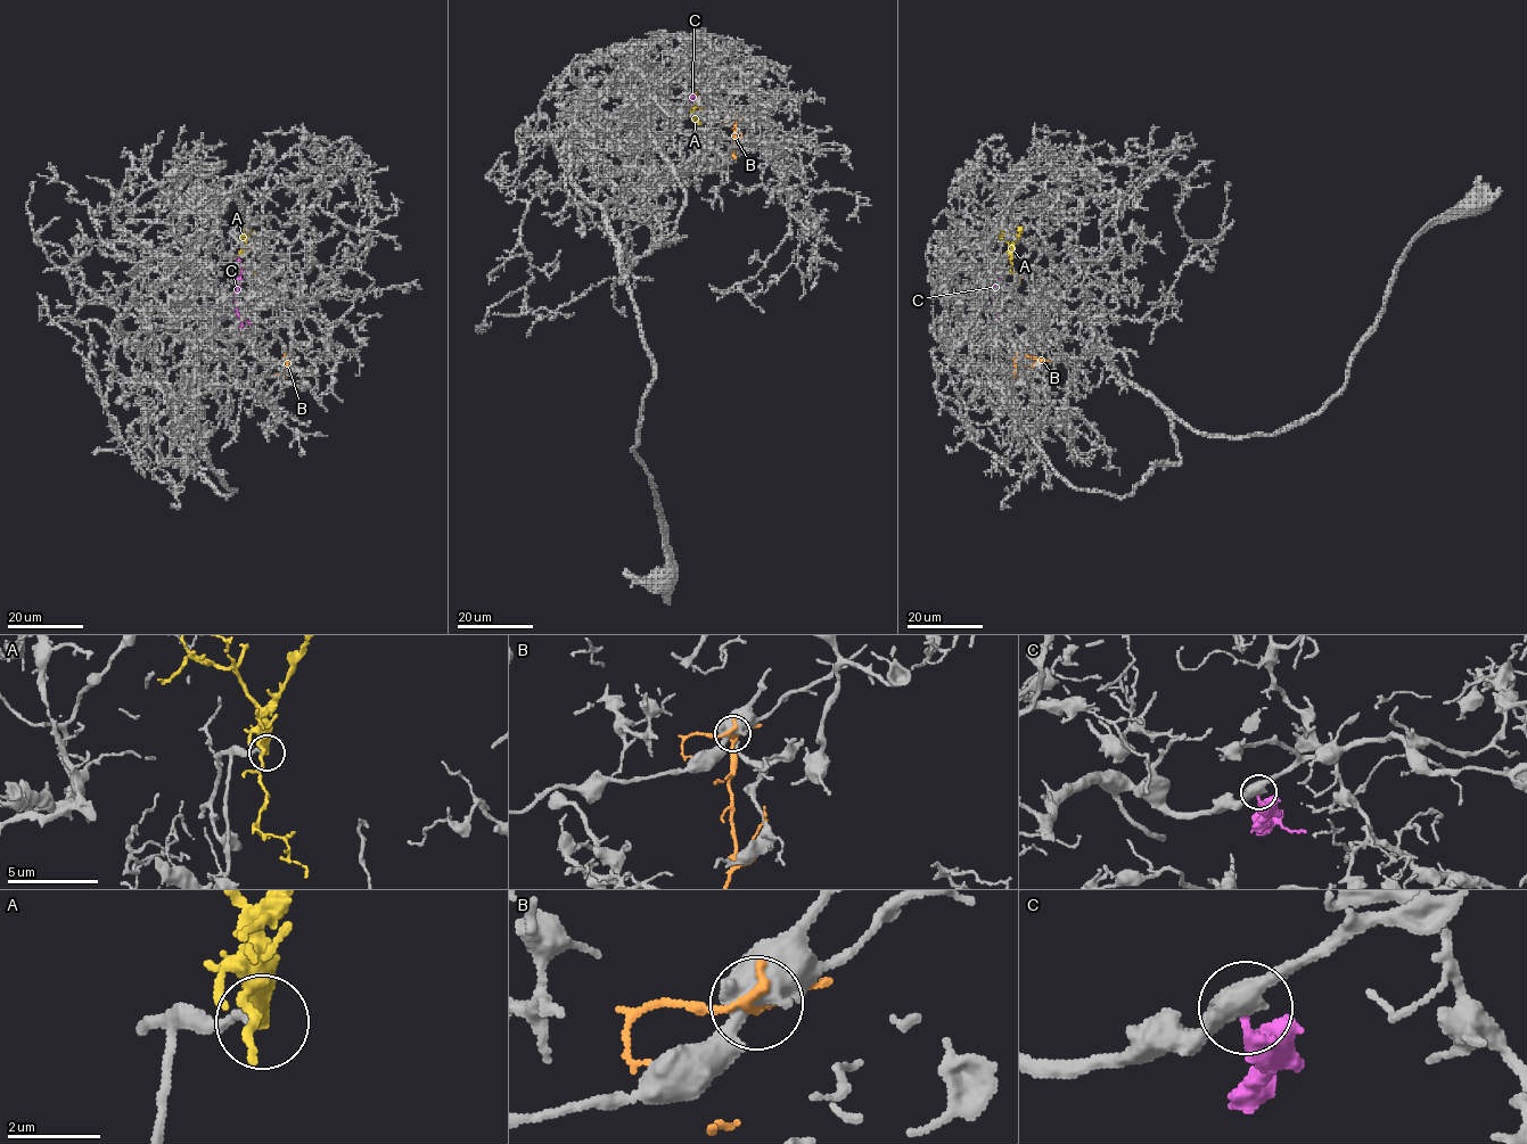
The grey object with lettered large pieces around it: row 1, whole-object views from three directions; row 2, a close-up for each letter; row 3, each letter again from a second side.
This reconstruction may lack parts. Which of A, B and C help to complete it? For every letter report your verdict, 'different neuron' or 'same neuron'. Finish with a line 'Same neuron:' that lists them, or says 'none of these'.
A: same neuron
B: different neuron
C: different neuron
Same neuron: A

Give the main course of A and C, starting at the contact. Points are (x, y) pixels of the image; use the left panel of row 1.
A: (237, 255), (243, 253), (260, 272), (262, 281)
C: (240, 338), (243, 322), (235, 304), (239, 256)

